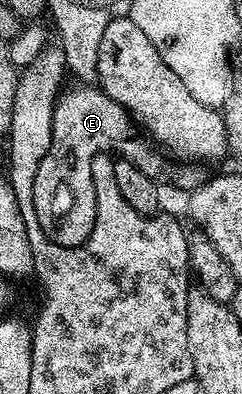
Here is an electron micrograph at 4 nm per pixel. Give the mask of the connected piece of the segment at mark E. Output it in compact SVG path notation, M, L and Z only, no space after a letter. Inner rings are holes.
M81 81L73 85L75 87L70 92L67 90L54 104L48 153L44 153L40 169L36 169L36 181L32 185L32 205L36 209L38 227L49 242L61 247L69 247L75 242L74 230L77 229L78 223L84 222L85 219L86 222L93 220L96 209L96 185L92 181L92 161L103 153L116 153L132 133L131 116L119 103L112 102L100 86Z

